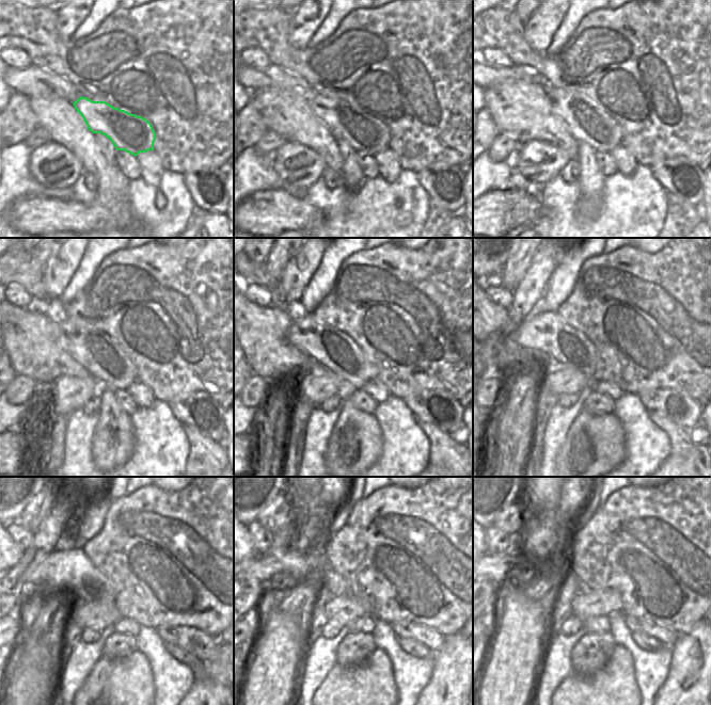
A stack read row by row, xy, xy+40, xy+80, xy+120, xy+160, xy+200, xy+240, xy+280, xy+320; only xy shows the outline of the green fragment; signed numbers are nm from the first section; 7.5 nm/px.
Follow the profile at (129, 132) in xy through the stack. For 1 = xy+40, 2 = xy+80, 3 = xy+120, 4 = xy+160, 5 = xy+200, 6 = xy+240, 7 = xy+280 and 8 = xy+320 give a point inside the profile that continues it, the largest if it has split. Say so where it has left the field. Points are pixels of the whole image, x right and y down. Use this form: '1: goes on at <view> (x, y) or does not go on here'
1: goes on at xy+40 (365, 133)
2: goes on at xy+80 (586, 122)
3: goes on at xy+120 (105, 361)
4: goes on at xy+160 (336, 351)
5: goes on at xy+200 (547, 334)
6: goes on at xy+240 (69, 567)
7: goes on at xy+280 (295, 564)
8: goes on at xy+320 (494, 566)

